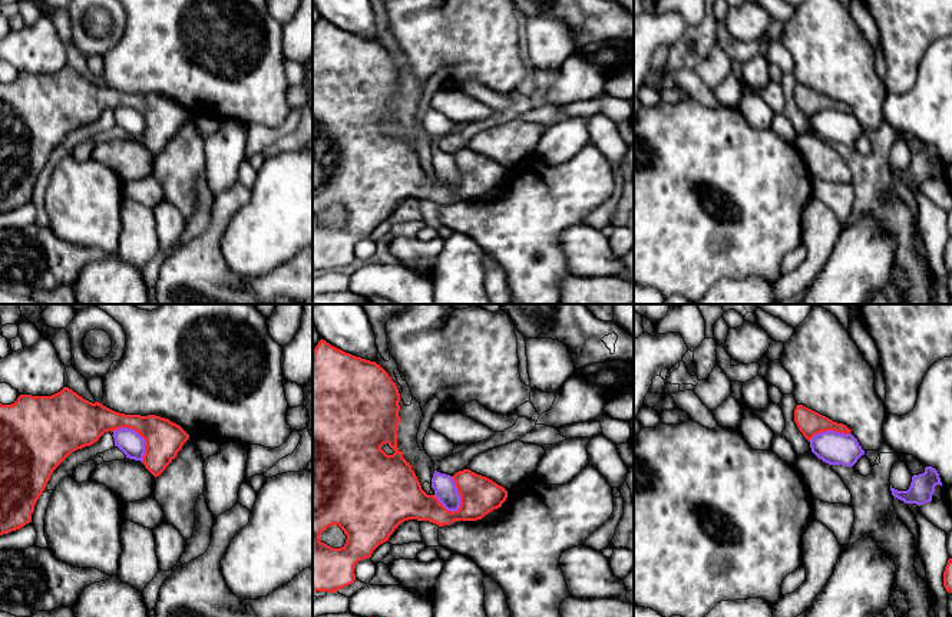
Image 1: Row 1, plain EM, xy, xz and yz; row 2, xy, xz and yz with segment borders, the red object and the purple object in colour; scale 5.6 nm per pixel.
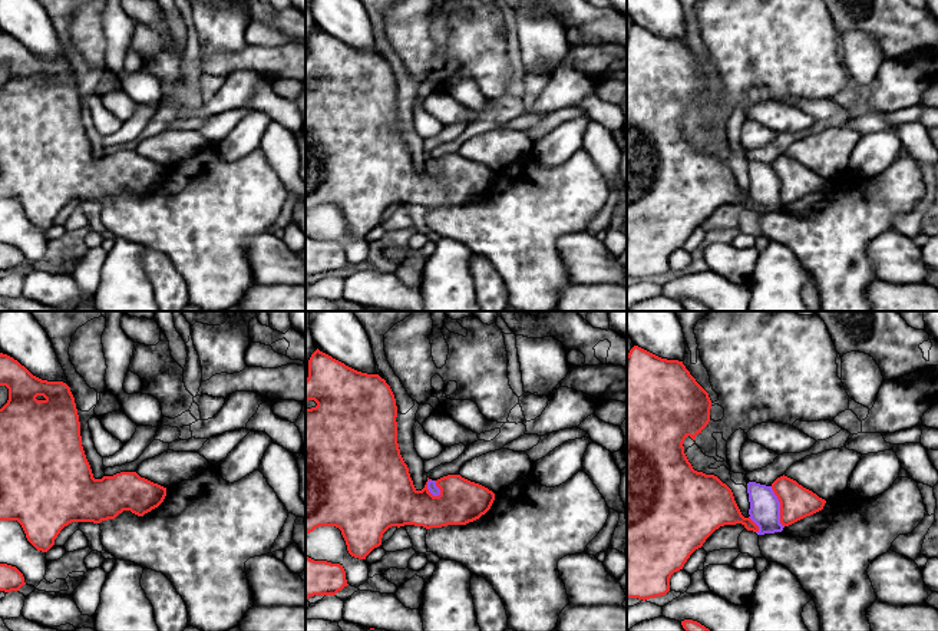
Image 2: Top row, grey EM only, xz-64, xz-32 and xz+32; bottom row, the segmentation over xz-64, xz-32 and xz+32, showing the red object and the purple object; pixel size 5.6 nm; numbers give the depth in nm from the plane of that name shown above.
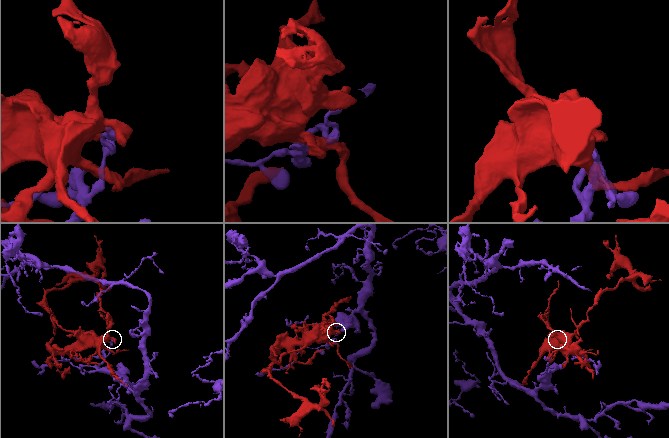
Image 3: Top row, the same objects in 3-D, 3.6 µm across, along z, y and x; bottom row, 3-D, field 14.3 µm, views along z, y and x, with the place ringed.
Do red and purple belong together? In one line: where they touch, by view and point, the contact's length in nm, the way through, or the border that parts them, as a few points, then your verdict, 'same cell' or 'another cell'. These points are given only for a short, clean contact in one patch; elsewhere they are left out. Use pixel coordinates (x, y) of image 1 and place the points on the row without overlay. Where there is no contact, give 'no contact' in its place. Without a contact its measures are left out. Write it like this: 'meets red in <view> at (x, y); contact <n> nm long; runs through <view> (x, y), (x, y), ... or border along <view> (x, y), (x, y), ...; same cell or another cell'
meets red in xz at (459, 172); contact 200 nm long; another cell

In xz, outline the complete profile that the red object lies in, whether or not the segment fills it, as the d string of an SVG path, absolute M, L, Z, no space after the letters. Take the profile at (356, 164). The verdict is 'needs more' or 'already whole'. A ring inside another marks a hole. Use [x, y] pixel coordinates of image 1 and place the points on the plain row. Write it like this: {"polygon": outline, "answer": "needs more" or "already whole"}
{"polygon": "M320 19L315 27L313 29L313 273L317 270L334 271L340 267L344 267L354 261L356 242L361 238L370 237L373 230L383 221L389 220L394 208L404 199L417 198L429 199L439 205L450 204L454 199L477 199L485 194L502 185L508 176L508 169L493 161L492 158L477 154L470 148L459 149L453 154L457 171L460 174L460 185L457 189L447 189L434 174L427 174L411 148L410 141L403 136L403 131L397 126L397 109L400 102L400 72L396 62L391 59L389 52L376 40L370 40L350 32L346 32L325 19ZM338 204L347 214L346 222L341 227L333 227L320 220L320 212L324 211L328 205Z", "answer": "already whole"}

